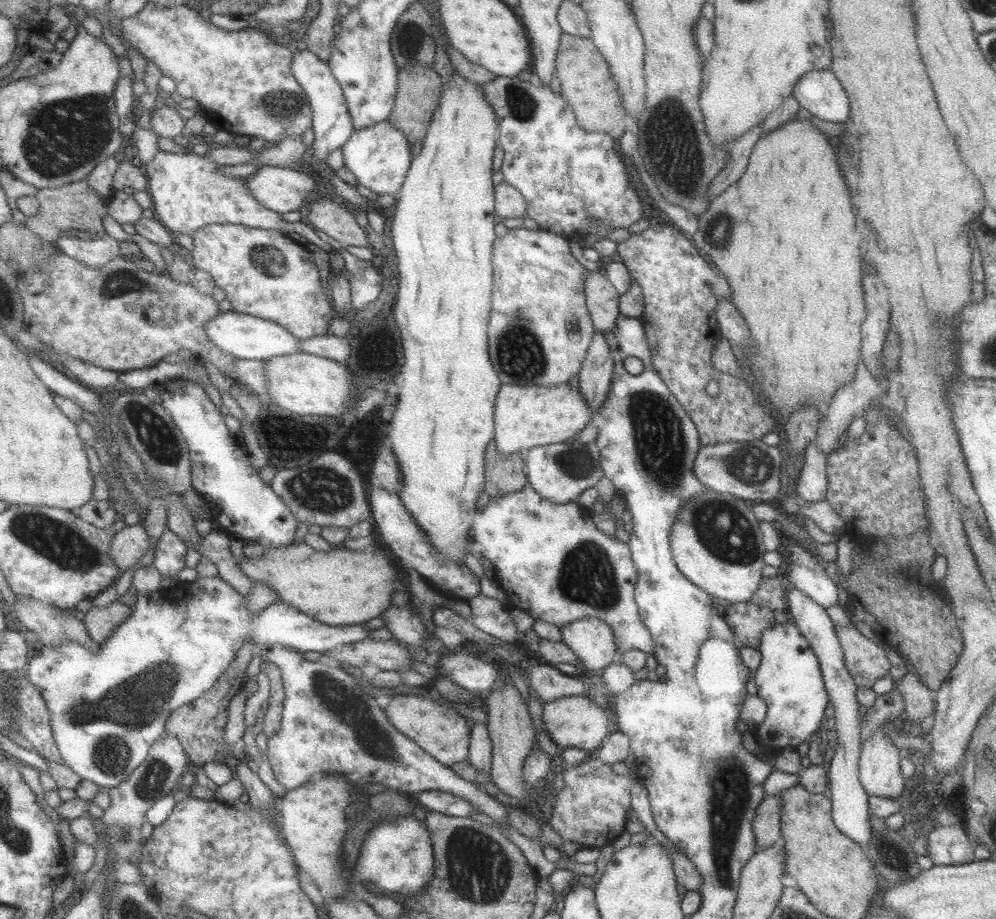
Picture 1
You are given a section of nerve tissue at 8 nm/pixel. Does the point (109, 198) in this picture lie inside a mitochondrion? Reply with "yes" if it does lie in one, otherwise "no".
no

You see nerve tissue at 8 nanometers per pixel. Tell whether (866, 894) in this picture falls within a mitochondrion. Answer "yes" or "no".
no

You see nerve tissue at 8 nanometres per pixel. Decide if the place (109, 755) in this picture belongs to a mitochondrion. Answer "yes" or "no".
yes

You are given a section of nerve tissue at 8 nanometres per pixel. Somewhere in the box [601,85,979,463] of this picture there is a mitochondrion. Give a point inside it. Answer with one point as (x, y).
(674, 164)

